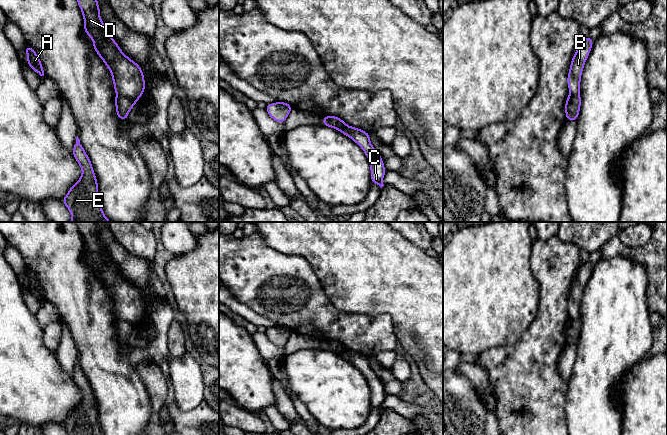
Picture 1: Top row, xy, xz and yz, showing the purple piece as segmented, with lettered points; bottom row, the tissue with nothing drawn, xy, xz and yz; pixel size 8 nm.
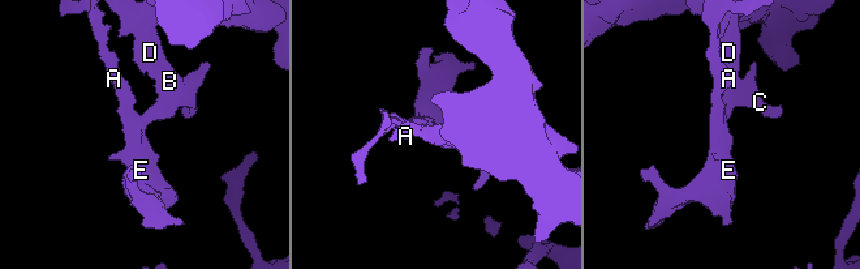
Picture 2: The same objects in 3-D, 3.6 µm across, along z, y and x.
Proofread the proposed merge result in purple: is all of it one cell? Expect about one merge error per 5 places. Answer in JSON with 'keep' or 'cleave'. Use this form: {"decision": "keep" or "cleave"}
{"decision": "cleave"}

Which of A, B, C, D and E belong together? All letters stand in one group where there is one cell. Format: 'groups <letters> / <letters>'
groups A E / B C D

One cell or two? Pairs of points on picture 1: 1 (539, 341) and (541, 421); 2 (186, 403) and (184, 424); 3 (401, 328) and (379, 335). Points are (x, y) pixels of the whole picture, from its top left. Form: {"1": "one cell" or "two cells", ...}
{"1": "one cell", "2": "two cells", "3": "two cells"}

